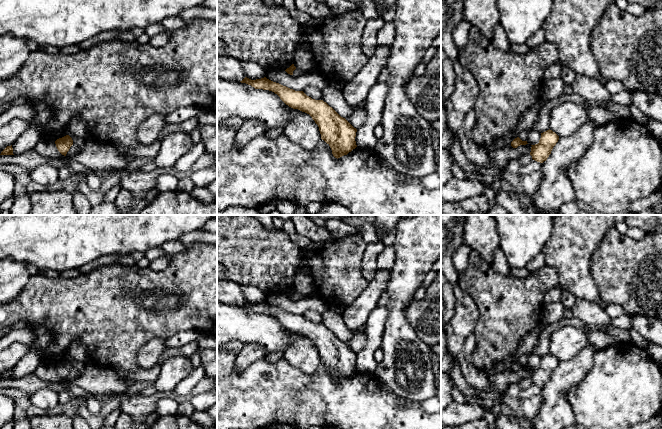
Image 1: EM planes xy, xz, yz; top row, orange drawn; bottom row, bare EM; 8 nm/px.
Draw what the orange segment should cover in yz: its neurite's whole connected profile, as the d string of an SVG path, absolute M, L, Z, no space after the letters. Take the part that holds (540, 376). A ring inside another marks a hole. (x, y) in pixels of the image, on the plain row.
M550 353L541 357L539 367L531 369L532 383L540 387L546 385L558 364L559 360Z

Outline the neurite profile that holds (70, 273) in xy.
M77 268L60 271L60 277L64 277L64 278L73 278L73 277L77 277L80 275L81 275L81 273Z

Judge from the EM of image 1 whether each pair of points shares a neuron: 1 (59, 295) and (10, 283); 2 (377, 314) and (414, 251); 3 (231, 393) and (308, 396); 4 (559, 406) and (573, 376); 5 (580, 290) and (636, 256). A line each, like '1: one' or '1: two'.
1: two
2: two
3: one
4: one
5: two

